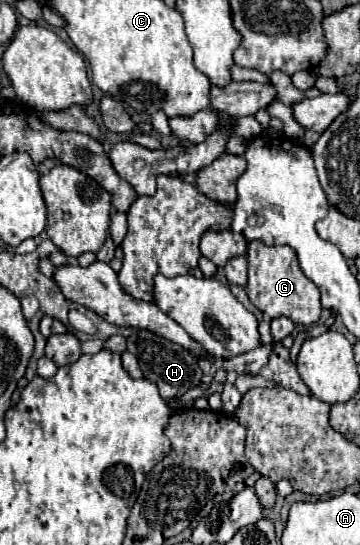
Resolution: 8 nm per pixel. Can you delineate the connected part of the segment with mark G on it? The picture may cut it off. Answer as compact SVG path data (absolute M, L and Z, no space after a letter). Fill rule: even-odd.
M251 241L247 245L247 261L249 261L249 281L247 281L247 295L249 301L269 315L275 317L289 317L295 325L315 325L321 315L321 299L317 285L309 281L301 267L297 253L291 247L267 247L261 241Z

